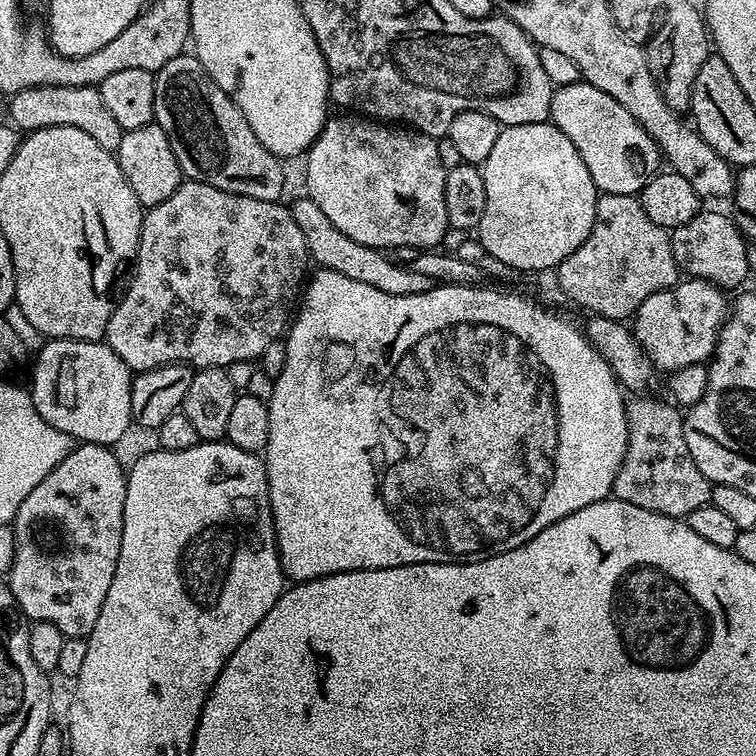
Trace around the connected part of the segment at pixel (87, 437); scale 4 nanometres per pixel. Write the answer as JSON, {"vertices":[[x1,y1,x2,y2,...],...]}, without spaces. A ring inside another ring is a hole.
{"vertices":[[48,340,35,353,31,372,30,391,38,414,54,430,70,434,73,441,116,446,128,427,133,427,130,394,134,373,106,342]]}

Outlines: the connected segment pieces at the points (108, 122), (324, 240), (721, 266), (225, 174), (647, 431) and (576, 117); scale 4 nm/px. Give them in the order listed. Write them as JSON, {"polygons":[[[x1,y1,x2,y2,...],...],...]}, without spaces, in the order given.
{"polygons":[[[30,86,21,92,11,93,7,101,8,119,21,133,37,132,50,126,74,126,83,130,98,142,107,152,115,153,122,142,125,130,110,115,106,102,102,102,99,87,93,86]],[[310,198,303,199,291,201,292,217,294,222,298,222,298,230,302,230,302,238,306,238,309,257,319,267,346,274,346,278,354,282,366,282,366,286,374,286,374,290,382,290,382,294,422,294,434,287,434,282,426,278,426,274,414,274,407,264,397,262,381,249,354,242,354,238,342,234,342,230,338,230,338,226,334,226,334,222,330,222,322,210,318,210,318,202]],[[701,210,686,226,671,229,670,235,676,265,685,277,705,280,721,290,736,288,744,279,749,279,747,252,750,244,731,215]],[[182,54,166,66,154,73,154,123,166,130,166,138,170,138,170,150,174,150,174,158,178,158,181,173,189,180,206,182,210,186,218,186,218,190,226,190,234,194,242,194,259,200,279,201,284,192,284,168,281,157,276,156,250,130,250,122,242,118,238,106,223,90,206,74,206,70,195,55]],[[640,394,627,401,626,454,612,483,612,496,654,514,686,518,690,510,698,510,698,506,706,506,711,501,714,486,694,466,694,458,690,458,681,409,675,403,663,404,654,397]],[[583,82,559,85,552,93,550,123,562,130,570,142,574,142,578,158,586,162,586,170,590,170,590,178,594,178,597,193,636,196,644,188,648,177,661,171,662,157,655,138,636,121,630,110,626,110,626,106,622,106,622,102,614,102,614,98,610,98,606,90,598,90,598,86]]]}

